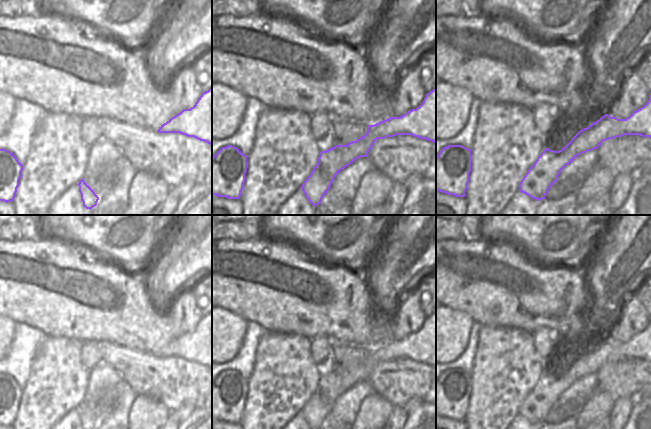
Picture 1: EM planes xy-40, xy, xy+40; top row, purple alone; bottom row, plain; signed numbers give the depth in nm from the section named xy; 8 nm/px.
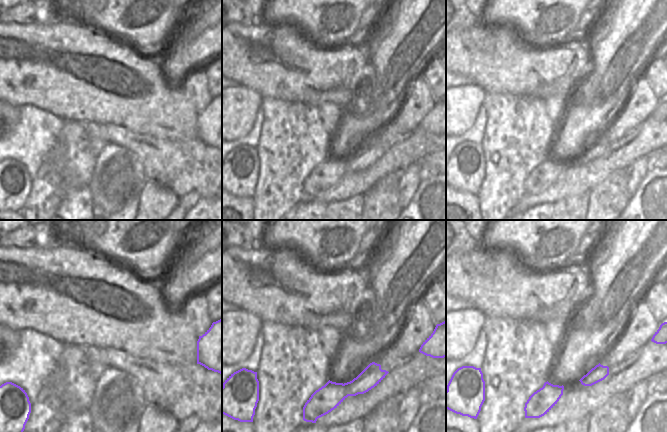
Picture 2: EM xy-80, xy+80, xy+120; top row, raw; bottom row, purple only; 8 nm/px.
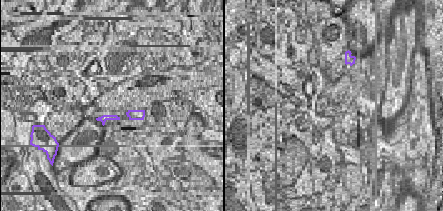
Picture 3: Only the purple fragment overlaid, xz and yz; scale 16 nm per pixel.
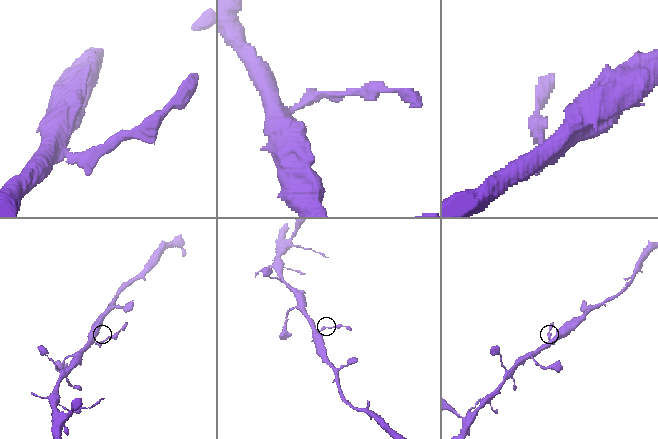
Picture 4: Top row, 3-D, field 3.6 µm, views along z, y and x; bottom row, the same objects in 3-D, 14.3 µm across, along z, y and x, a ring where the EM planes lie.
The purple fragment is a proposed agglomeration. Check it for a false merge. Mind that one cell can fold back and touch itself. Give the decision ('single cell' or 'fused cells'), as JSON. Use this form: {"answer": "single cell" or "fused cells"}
{"answer": "fused cells"}

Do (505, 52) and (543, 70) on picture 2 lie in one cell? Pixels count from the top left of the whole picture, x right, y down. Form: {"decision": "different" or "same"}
{"decision": "same"}

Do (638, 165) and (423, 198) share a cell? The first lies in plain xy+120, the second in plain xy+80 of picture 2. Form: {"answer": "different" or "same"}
{"answer": "different"}

